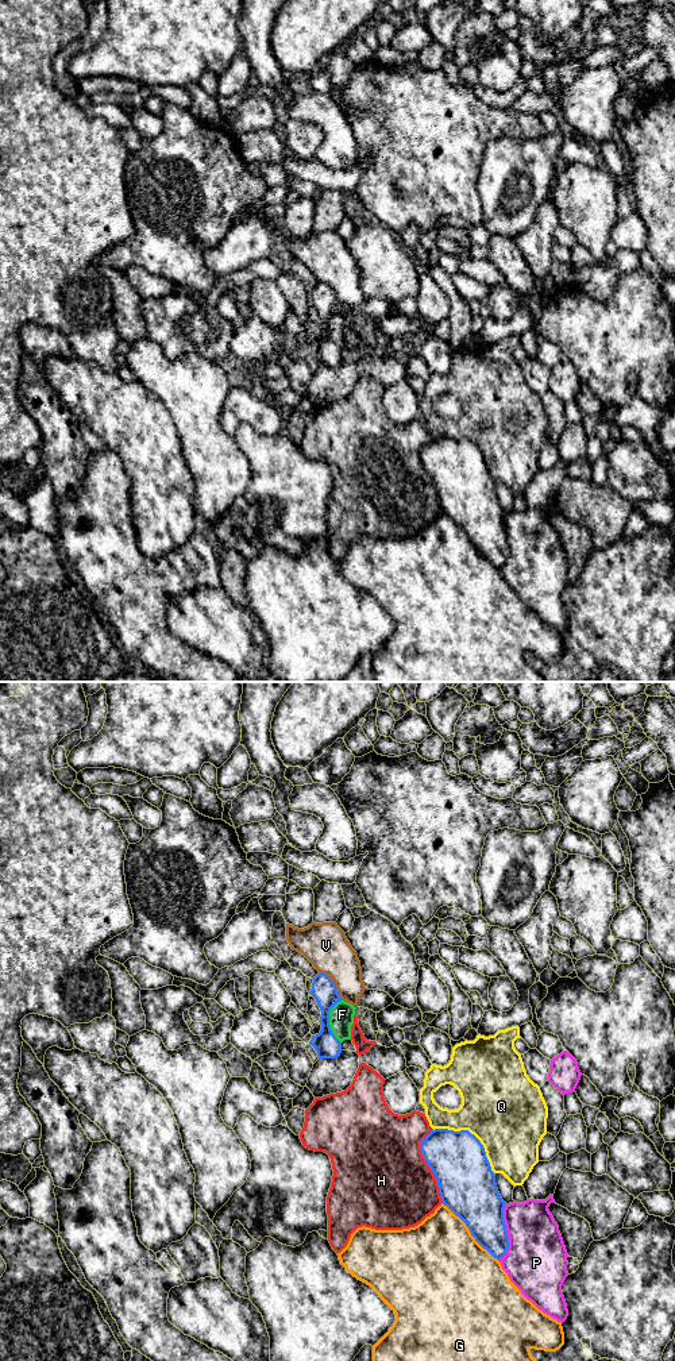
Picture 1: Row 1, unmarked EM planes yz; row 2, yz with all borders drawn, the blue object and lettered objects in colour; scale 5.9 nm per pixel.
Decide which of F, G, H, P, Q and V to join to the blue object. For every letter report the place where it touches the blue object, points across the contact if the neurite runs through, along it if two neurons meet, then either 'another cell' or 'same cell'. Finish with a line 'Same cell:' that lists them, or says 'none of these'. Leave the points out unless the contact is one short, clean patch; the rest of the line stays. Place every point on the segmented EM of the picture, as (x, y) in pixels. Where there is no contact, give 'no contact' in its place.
F: meets blue in yz at (328, 1021); border along yz (340, 999), (330, 1011), (330, 1029), (340, 1043); another cell
G: meets blue in yz at (470, 1232); another cell
H: meets blue in yz at (428, 1165); another cell
P: meets blue in yz at (506, 1232); another cell
Q: meets blue in yz at (473, 1134); another cell
V: meets blue in yz at (334, 983); another cell
Same cell: none of these

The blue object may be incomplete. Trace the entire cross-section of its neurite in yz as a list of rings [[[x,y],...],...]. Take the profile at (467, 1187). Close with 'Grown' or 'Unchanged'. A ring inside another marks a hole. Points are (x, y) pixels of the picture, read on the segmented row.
[[[435,1129],[420,1142],[420,1150],[435,1175],[443,1204],[459,1217],[475,1241],[500,1261],[509,1248],[504,1221],[506,1203],[498,1192],[495,1175],[481,1141],[468,1130]]]. Unchanged

